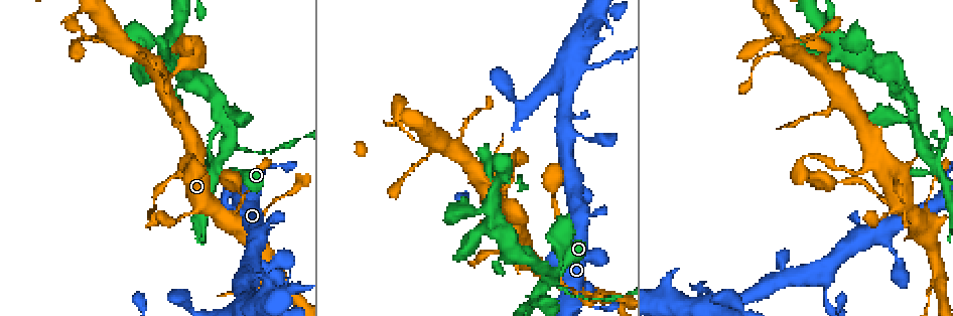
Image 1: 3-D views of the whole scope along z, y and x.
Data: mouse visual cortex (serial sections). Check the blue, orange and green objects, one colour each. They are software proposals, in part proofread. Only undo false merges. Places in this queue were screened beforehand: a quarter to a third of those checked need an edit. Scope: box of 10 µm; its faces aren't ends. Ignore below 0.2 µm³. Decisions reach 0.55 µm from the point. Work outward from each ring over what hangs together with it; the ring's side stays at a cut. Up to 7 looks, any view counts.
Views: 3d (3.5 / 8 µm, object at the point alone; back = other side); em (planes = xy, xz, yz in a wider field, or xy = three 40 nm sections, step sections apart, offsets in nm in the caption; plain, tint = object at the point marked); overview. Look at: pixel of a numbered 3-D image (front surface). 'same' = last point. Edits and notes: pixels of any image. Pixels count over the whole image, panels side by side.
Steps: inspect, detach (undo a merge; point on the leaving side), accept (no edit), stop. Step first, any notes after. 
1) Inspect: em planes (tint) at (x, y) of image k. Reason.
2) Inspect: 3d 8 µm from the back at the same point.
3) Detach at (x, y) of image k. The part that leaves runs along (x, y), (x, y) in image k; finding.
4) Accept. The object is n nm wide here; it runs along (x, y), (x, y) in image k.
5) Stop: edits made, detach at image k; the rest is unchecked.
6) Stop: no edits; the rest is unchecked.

Inspect: 3d 3.5 µm from the back at (231, 218) of image 1. Abrupt turn.

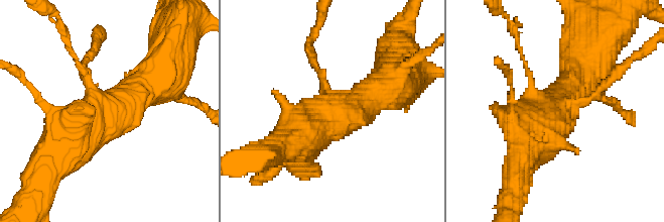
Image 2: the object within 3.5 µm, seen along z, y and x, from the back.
Inspect: em xy step 3 (tint) at (327, 97) of image 2. Need the tissue.

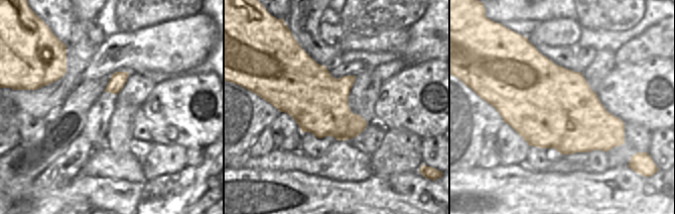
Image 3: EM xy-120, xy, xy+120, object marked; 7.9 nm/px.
Accept. It runs along (174, 46), (149, 87), (69, 142) in image 2; all the same cell.

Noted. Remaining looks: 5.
Inspect: 3d 3.5 µm at (563, 289) of image 1. Abrupt turn.

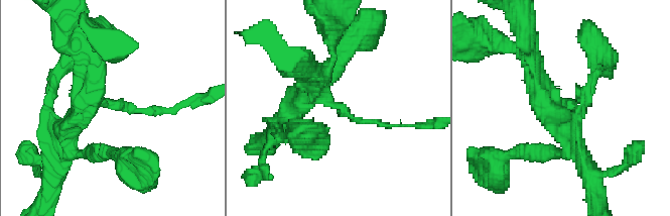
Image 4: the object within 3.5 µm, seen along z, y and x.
Inspect: em xy step 3 (tint) at (342, 108) of image 4. The arms are 100, 350 nm wide.

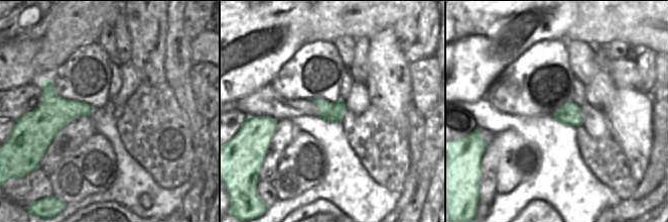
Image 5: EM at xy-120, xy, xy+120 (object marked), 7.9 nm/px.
Detach at (171, 110) of image 4. The part that leaves runs along (133, 109), (176, 112), (211, 94) in image 4; a second cell is stuck on.

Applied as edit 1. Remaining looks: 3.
Stop: edits made, detach at image 4; the rest is unchecked.

